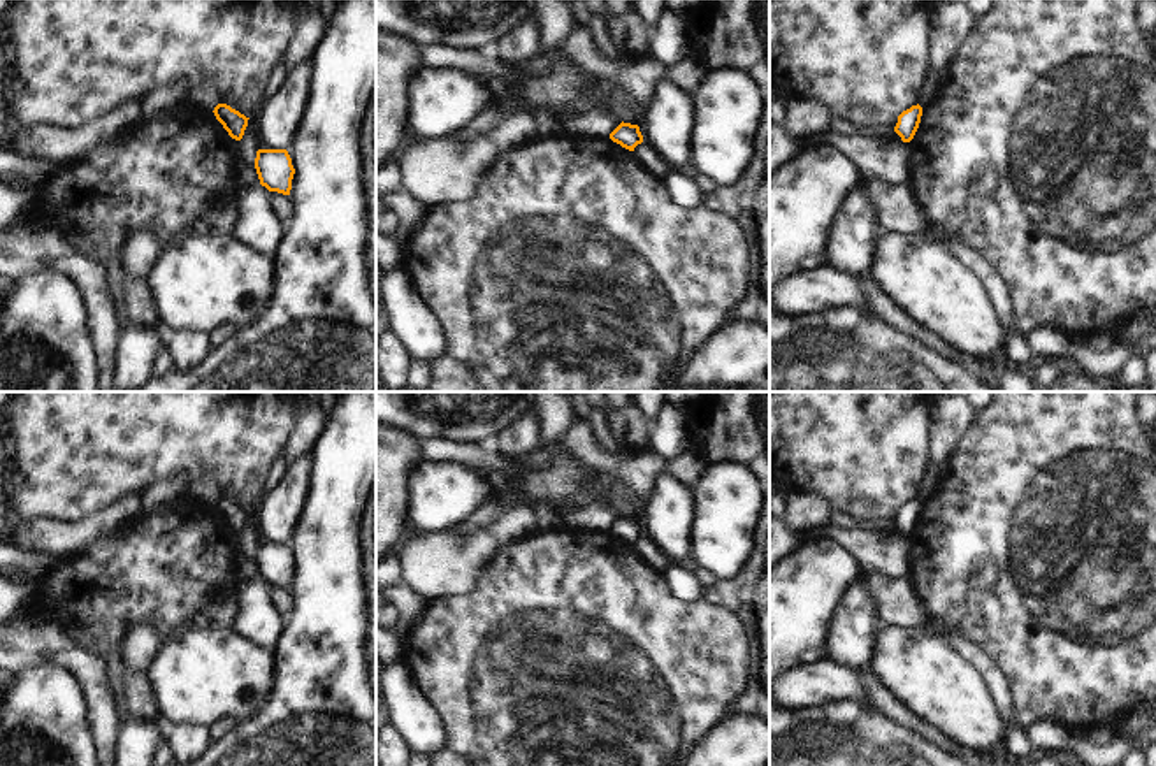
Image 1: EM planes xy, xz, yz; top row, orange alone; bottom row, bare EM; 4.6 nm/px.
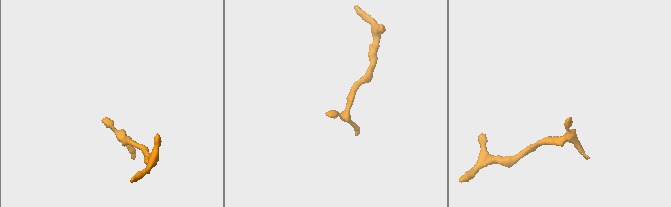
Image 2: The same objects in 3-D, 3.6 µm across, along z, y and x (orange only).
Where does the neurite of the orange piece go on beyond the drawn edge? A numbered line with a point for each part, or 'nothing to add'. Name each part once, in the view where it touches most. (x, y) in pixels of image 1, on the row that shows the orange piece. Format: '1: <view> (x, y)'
1: yz (930, 90)

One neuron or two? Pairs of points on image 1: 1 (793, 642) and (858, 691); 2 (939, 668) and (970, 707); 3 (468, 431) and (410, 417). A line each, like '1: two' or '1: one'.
1: two
2: one
3: one

